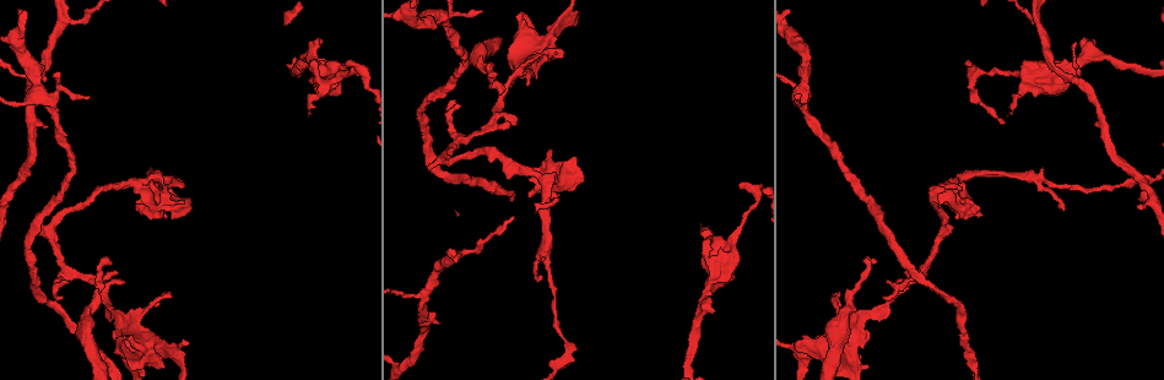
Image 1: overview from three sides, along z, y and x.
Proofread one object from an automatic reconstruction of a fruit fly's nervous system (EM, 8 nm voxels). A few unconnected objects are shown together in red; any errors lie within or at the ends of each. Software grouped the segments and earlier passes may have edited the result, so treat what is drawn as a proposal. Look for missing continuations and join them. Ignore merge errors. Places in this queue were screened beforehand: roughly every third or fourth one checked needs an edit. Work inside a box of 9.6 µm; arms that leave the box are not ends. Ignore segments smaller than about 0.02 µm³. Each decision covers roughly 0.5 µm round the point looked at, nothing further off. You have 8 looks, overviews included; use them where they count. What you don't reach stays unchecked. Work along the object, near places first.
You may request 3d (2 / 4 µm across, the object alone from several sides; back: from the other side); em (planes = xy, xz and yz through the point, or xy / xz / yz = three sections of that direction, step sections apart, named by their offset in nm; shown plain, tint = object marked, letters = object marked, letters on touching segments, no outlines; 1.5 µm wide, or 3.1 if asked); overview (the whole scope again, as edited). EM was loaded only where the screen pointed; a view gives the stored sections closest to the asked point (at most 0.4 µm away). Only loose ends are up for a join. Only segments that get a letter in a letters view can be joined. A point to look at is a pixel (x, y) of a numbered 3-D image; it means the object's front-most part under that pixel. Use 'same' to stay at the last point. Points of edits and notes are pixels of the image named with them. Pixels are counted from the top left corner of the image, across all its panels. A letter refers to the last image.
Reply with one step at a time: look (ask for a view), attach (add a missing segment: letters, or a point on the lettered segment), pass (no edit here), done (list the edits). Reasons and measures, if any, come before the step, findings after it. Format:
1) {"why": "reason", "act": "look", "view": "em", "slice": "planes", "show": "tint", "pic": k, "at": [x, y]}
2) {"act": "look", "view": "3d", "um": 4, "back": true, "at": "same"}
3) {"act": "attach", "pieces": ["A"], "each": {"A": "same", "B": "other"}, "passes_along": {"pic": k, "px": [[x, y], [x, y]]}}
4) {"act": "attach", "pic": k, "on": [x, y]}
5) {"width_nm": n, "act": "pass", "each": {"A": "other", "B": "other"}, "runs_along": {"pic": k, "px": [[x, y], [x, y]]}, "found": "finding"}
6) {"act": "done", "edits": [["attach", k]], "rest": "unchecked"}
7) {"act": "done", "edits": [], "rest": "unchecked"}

{"why": "thin end", "act": "look", "view": "em", "slice": "yz", "step": 8, "show": "letters", "pic": 1, "at": [561, 55]}

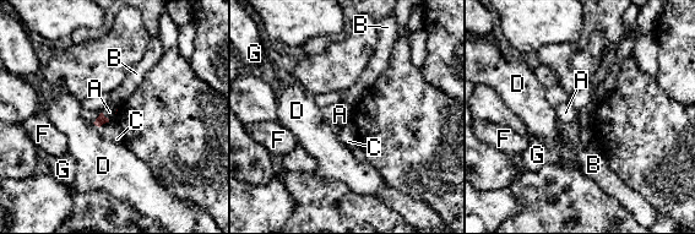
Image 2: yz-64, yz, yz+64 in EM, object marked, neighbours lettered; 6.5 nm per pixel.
{"act": "look", "view": "em", "slice": "planes", "show": "letters", "at": "same"}

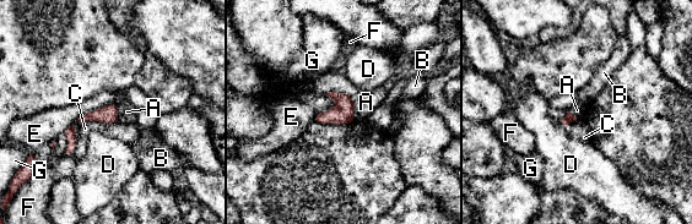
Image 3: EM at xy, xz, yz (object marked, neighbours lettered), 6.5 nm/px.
{"longest_contact_nm": ["E", 280], "act": "pass", "each": {"A": "other", "B": "other", "C": "other", "D": "other", "E": "other", "F": "other", "G": "other"}, "found": "none of them fits"}

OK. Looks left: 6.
{"why": "branch stops here", "act": "look", "view": "em", "slice": "xz", "step": 4, "show": "tint", "pic": 1, "at": [500, 94]}

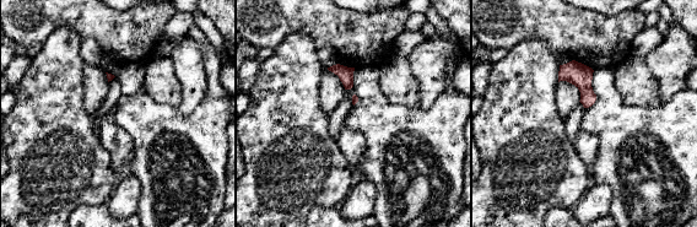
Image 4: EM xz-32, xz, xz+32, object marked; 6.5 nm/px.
{"why": "cut it another way", "act": "look", "view": "em", "slice": "planes", "show": "letters", "at": "same"}

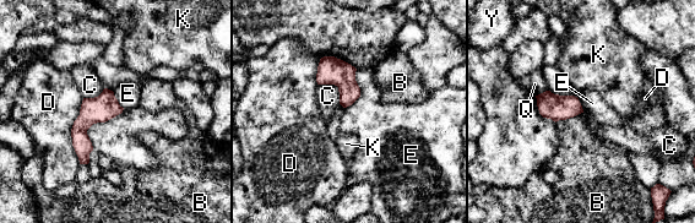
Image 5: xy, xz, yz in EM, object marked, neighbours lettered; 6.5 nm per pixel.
{"width_nm": 140, "act": "pass", "each": {"B": "other", "C": "other", "D": "other", "E": "other", "K": "other", "Q": "other", "Y": "other"}, "found": "none of them fits"}

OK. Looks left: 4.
{"why": "free end", "act": "look", "view": "em", "um": 3.1, "slice": "planes", "show": "letters", "pic": 1, "at": [429, 171]}

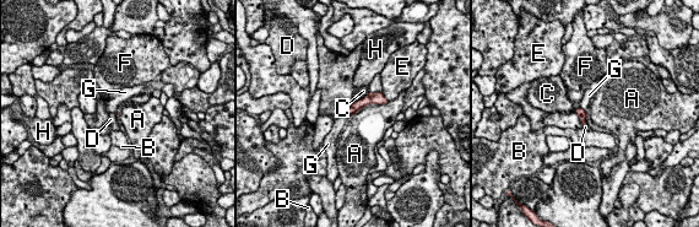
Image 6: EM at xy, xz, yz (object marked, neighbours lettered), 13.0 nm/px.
{"act": "attach", "pieces": ["D"], "each": {"A": "other", "B": "other", "C": "other", "D": "same", "E": "other", "F": "other", "G": "other", "H": "other"}, "passes_along": {"pic": 6, "px": [[583, 114], [585, 122], [585, 126]]}, "found": "the neuron continues"}

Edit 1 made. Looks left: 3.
{"act": "done", "edits": [["attach", 6]], "rest": "unchecked"}

